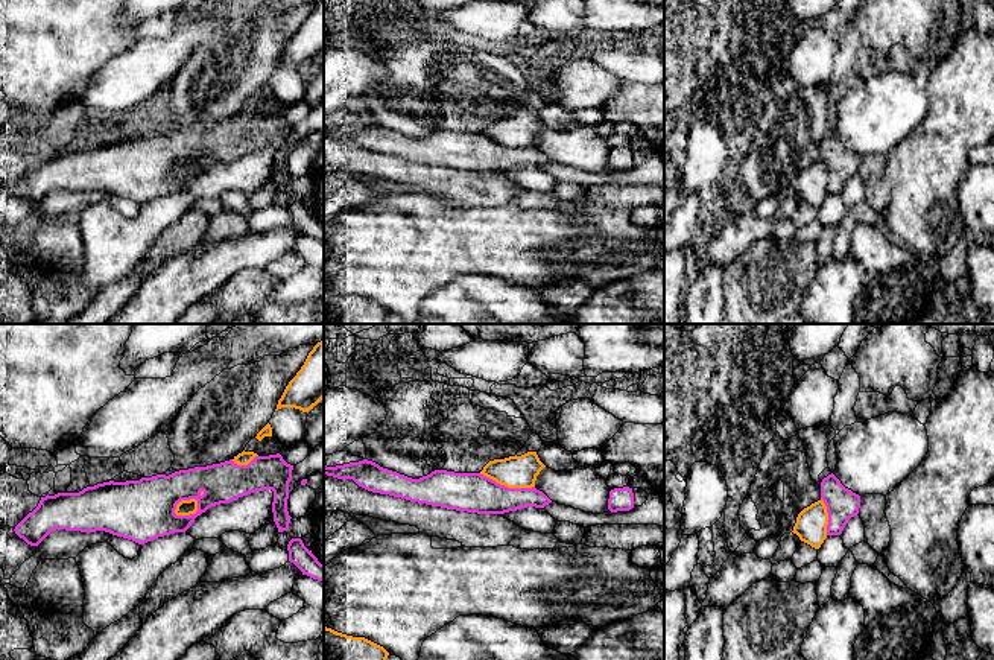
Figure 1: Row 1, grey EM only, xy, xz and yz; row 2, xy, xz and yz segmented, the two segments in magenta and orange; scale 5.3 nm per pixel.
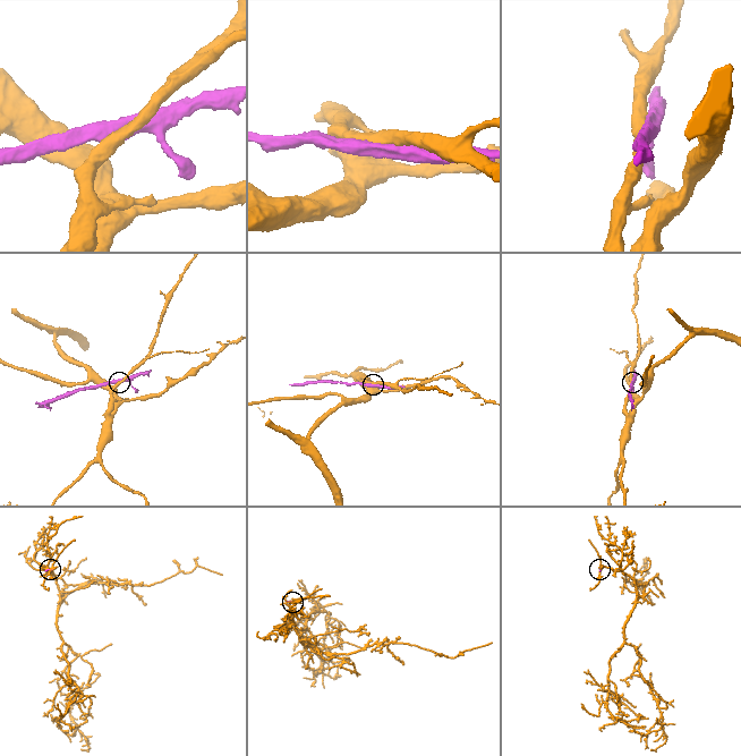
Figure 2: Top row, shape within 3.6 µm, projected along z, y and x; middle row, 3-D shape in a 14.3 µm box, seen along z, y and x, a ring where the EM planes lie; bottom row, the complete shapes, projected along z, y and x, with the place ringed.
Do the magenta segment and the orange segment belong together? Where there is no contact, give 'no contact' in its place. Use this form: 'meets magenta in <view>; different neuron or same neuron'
meets magenta in xy; different neuron

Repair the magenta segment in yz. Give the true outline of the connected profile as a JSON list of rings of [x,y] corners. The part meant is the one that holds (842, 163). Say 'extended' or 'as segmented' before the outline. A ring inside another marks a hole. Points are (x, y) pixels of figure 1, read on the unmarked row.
as segmented; [[[831,132],[821,141],[821,158],[828,172],[827,195],[840,195],[848,179],[859,173],[860,155]]]

